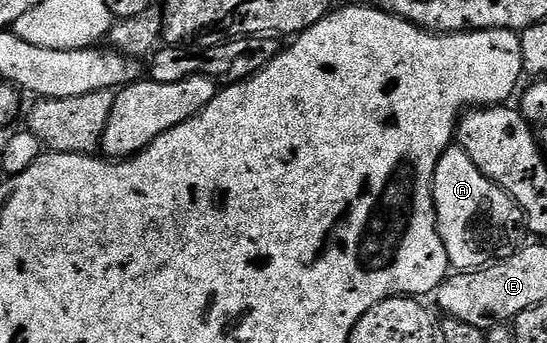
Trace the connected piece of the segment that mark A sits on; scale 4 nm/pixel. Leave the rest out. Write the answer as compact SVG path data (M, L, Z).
M457 143L452 144L445 155L441 155L441 163L437 163L433 195L441 243L445 243L447 260L455 271L474 271L492 264L503 240L514 235L515 224L518 226L521 221L510 195L500 185L481 175L481 171L477 171L477 163L473 163Z

